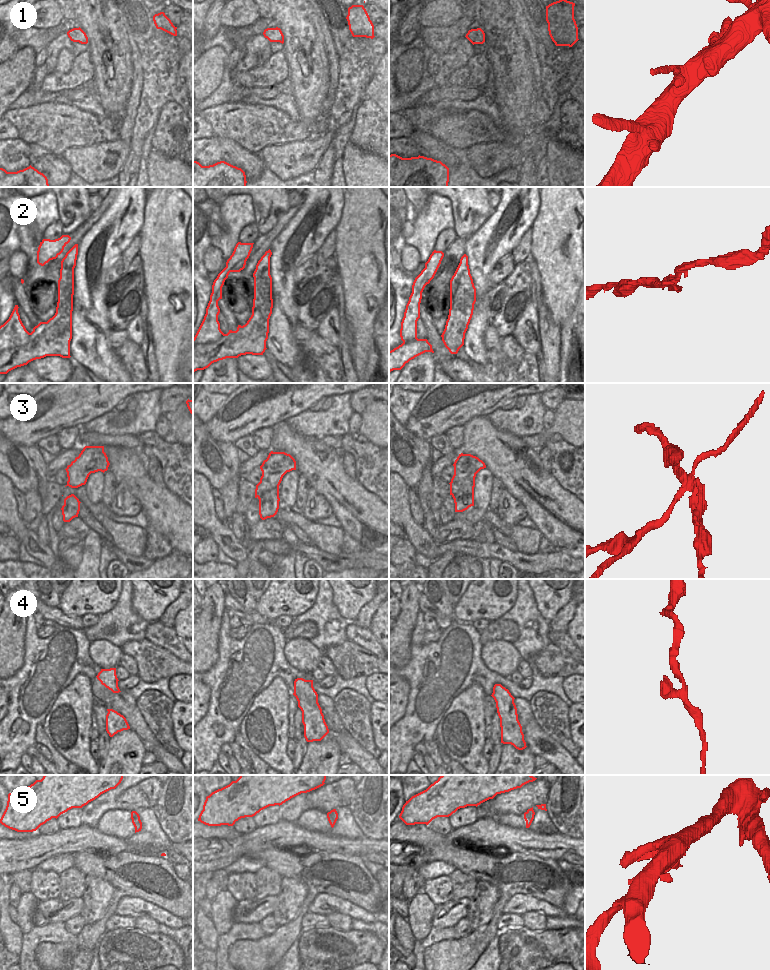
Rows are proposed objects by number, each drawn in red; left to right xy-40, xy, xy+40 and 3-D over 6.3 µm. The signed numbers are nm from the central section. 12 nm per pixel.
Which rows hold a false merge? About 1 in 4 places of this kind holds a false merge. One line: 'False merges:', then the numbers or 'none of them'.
False merges: 3

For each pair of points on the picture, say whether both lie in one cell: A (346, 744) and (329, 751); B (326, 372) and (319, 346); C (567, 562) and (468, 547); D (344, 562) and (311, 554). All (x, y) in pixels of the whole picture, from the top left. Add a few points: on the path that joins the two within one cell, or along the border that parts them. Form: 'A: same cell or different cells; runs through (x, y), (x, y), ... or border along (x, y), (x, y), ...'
A: different cells; border along (333, 735), (341, 752)
B: same cell; runs through (321, 366), (319, 352)
C: same cell; runs through (542, 562), (523, 563), (493, 550)
D: same cell; runs through (336, 564), (324, 561), (319, 557)

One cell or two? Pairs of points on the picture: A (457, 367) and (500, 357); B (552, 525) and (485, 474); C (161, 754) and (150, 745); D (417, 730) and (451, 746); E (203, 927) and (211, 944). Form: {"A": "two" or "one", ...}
{"A": "one", "B": "two", "C": "two", "D": "two", "E": "one"}

